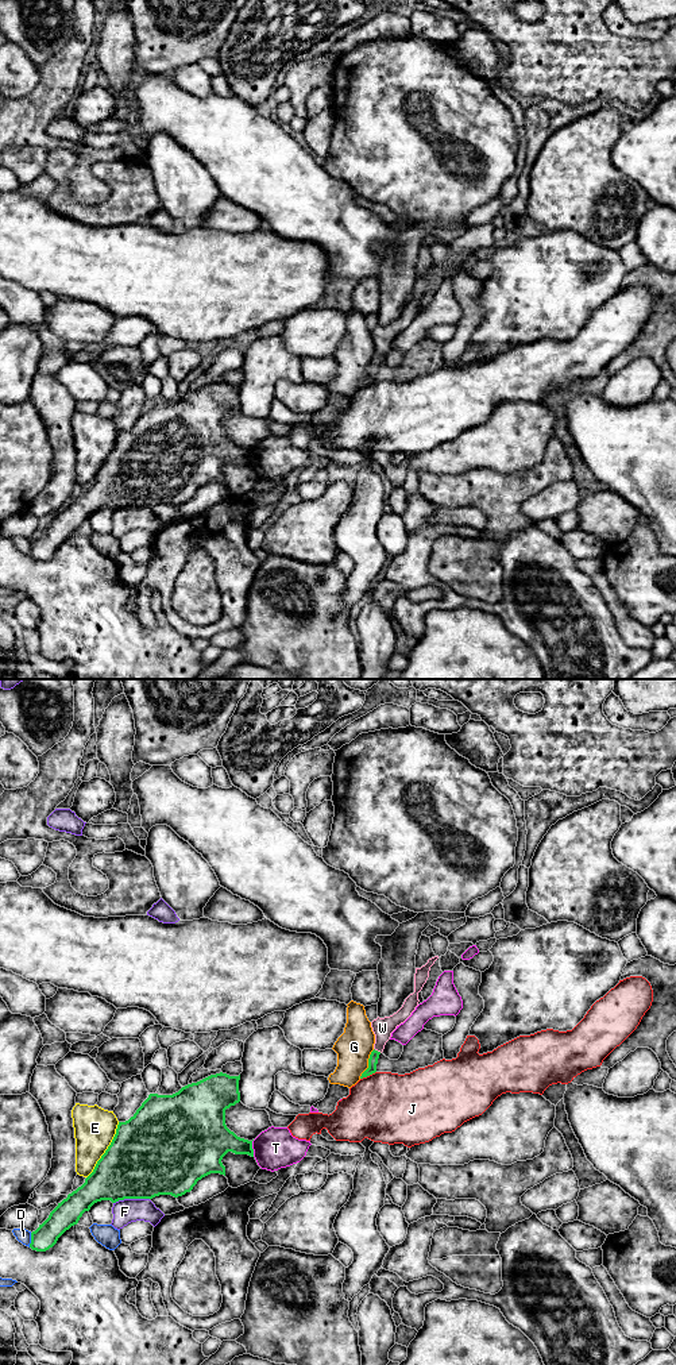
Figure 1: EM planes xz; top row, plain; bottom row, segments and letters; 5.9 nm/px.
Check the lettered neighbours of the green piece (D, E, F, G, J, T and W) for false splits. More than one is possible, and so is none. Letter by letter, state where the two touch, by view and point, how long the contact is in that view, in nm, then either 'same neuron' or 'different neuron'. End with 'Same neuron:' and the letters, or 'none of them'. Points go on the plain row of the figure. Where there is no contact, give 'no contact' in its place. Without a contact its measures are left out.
D: contact xz (31, 548); length 90 nm; different neuron
E: contact xz (105, 459); length 380 nm; different neuron
F: contact xz (131, 506); length 220 nm; different neuron
G: contact xz (369, 373); length 200 nm; different neuron
J: contact xz (367, 384); length 110 nm; different neuron
T: contact xz (251, 457); length 100 nm; different neuron
W: contact xz (377, 359); length 50 nm; same neuron
Same neuron: W

